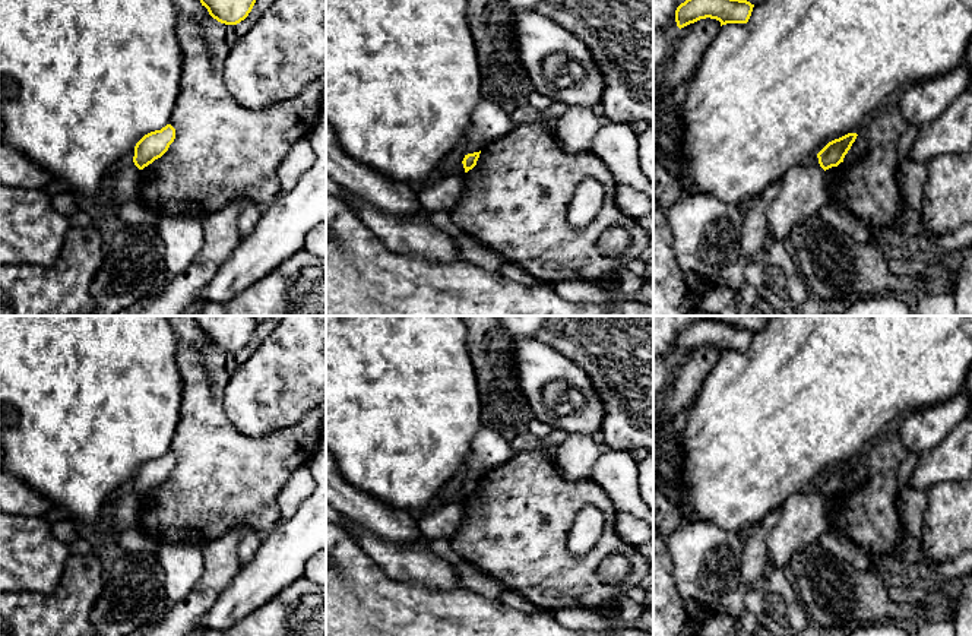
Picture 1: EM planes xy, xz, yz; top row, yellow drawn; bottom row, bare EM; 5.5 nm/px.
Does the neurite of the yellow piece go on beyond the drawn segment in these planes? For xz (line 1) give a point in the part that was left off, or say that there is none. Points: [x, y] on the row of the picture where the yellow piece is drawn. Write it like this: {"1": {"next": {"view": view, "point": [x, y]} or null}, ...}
{"1": {"next": null}}

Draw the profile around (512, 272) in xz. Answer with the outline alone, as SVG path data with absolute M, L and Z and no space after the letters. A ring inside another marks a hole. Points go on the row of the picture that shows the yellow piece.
M506 262L506 263L498 269L498 272L500 272L507 281L512 281L512 282L516 282L516 284L534 285L534 284L538 282L531 273L528 273L525 269L519 268L519 266L515 265L515 263Z

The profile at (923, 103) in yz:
M960 64L950 73L915 82L897 96L897 105L909 126L922 127L944 114L947 107L972 86L971 72Z

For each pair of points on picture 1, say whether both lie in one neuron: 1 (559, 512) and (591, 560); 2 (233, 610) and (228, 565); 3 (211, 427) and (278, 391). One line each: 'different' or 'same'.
1: same
2: different
3: different

